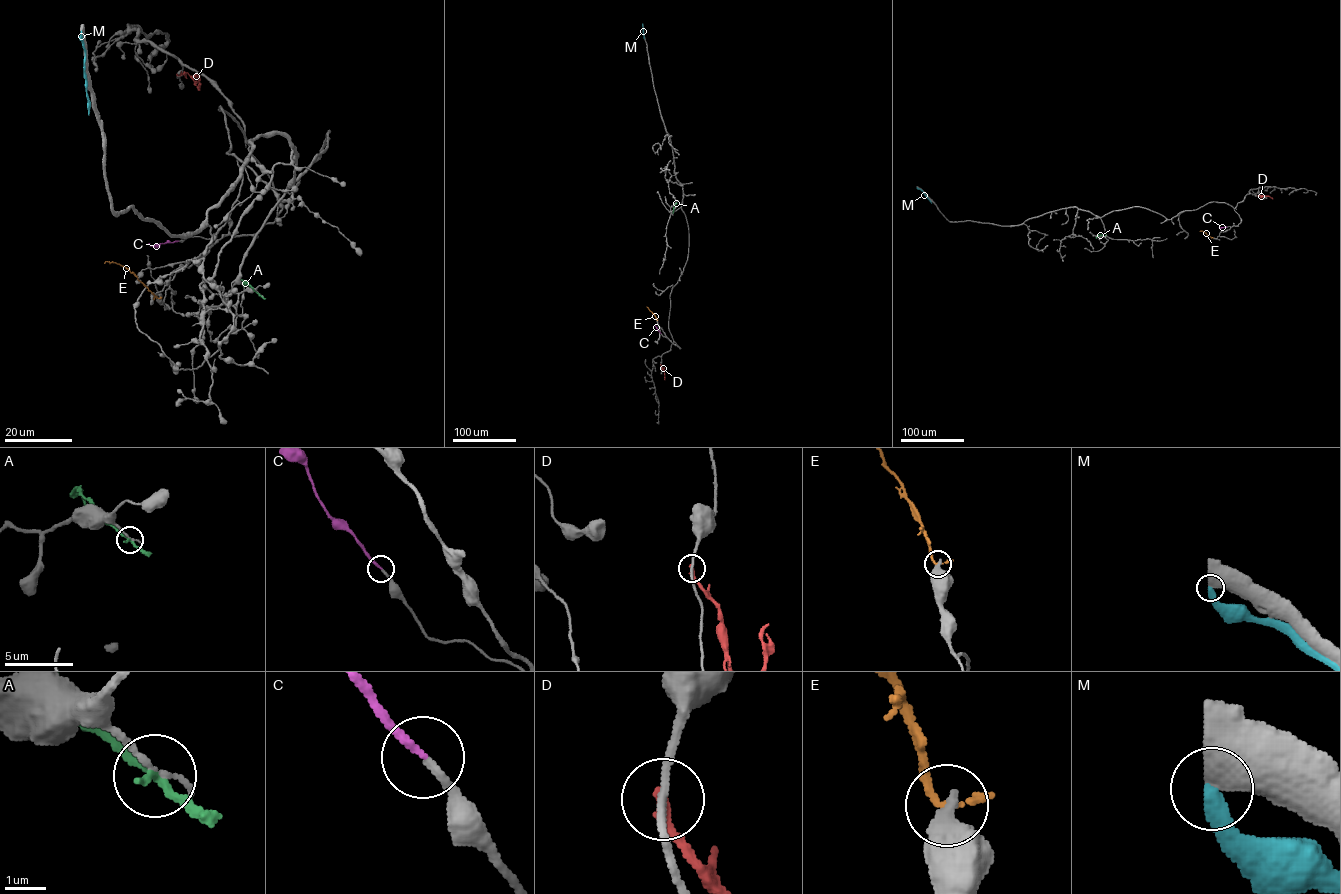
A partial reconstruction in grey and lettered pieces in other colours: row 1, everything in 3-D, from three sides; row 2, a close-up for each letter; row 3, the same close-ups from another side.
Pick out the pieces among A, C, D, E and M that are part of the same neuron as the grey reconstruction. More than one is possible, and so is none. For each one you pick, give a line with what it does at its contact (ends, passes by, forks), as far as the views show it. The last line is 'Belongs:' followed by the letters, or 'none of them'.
C: it ends there
Belongs: C

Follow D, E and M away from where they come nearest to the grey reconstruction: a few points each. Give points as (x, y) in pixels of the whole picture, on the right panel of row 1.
D: (1257, 196), (1272, 198)
E: (1213, 238), (1200, 231)
M: (917, 187), (931, 203)

